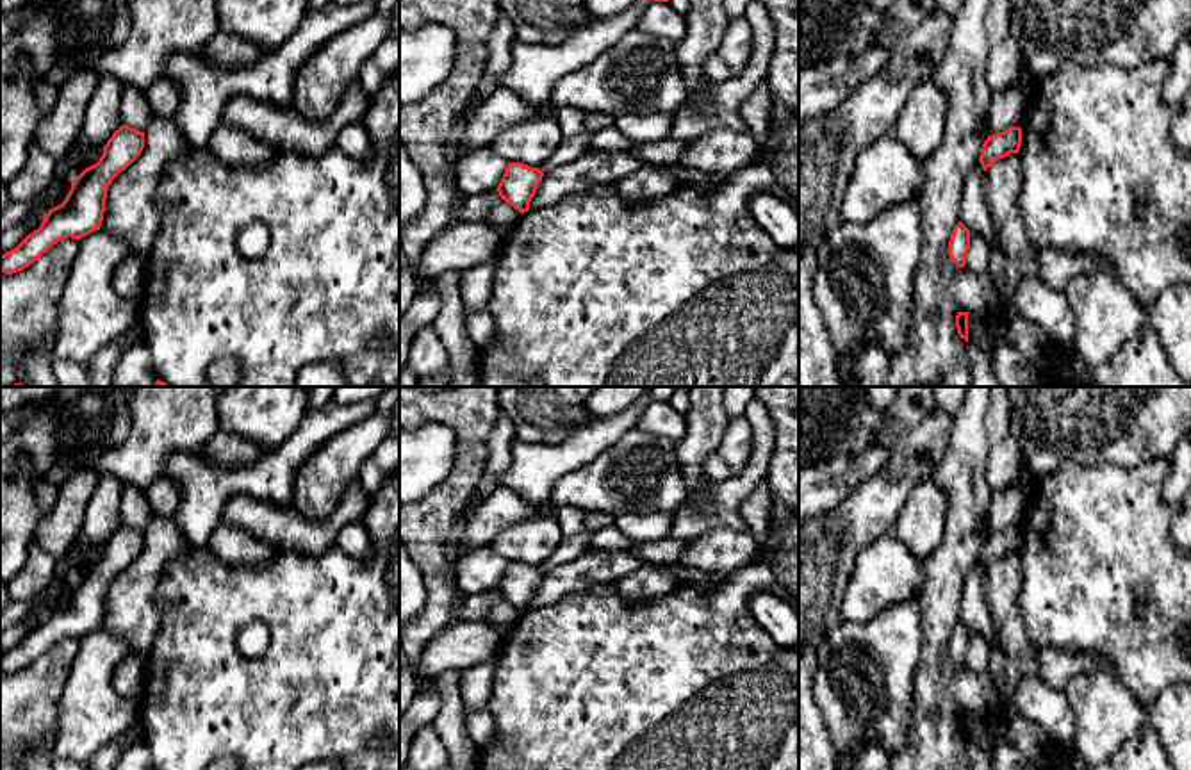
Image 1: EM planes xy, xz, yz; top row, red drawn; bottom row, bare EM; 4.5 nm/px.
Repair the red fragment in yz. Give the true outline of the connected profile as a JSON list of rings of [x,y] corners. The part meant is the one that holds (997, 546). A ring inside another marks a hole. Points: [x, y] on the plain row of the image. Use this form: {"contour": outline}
{"contour": [[[1011,526],[1004,531],[988,535],[982,544],[979,561],[986,570],[993,561],[1007,556],[1009,553],[1018,553],[1022,545],[1022,528]]]}

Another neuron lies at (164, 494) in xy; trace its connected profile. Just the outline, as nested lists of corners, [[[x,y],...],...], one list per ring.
[[[169,478],[157,479],[144,494],[155,517],[173,517],[182,499],[180,483]]]

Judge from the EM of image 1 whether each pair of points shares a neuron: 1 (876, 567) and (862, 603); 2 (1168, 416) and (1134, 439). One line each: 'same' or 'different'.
1: same
2: same

